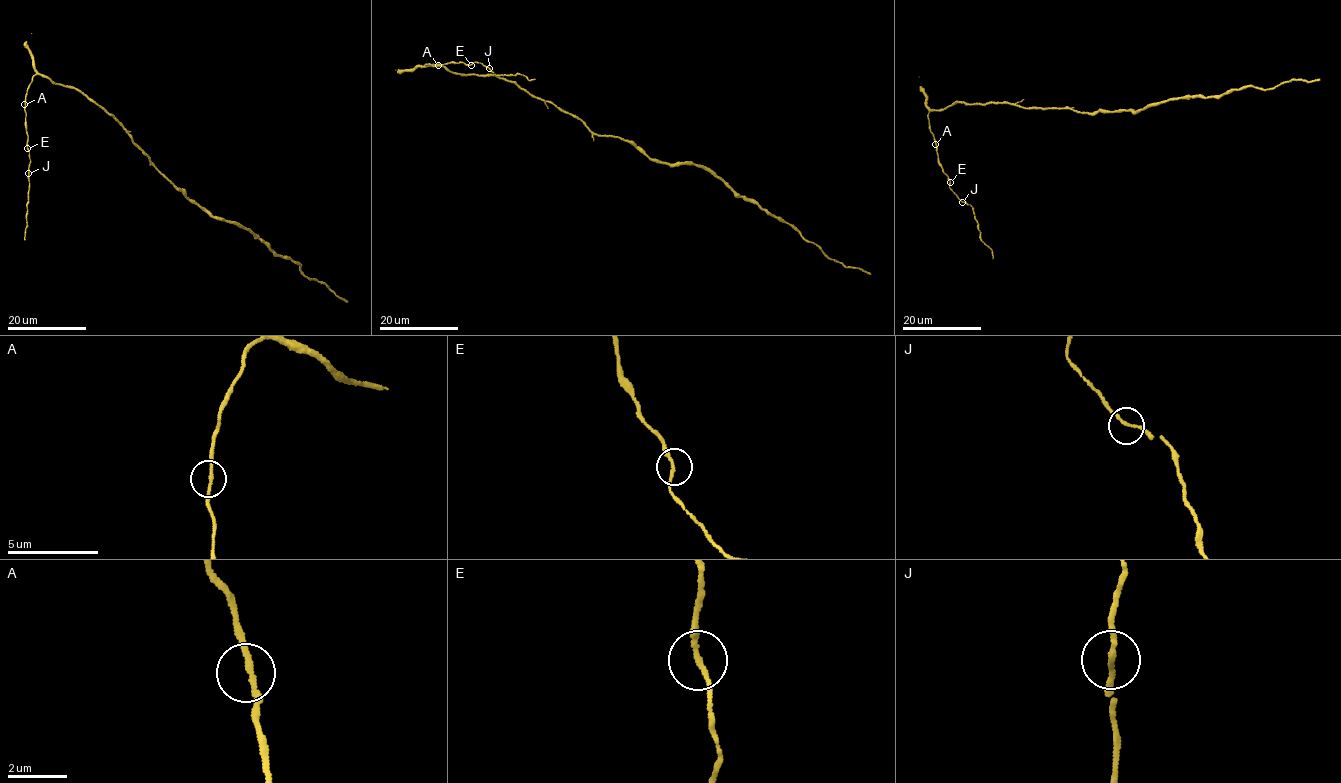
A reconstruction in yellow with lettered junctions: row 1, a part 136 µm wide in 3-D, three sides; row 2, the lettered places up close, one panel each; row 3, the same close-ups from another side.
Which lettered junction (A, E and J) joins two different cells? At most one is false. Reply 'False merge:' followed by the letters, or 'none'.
False merge: none

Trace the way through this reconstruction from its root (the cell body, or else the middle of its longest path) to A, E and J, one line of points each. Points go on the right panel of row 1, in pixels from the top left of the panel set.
A: (1049, 108), (1027, 109), (1001, 102), (982, 105), (957, 102), (929, 111), (929, 129), (935, 144)
E: (1049, 108), (962, 102), (929, 111), (938, 164), (950, 182)
J: (1049, 108), (962, 102), (929, 111), (938, 164), (950, 181), (949, 188), (962, 201)

